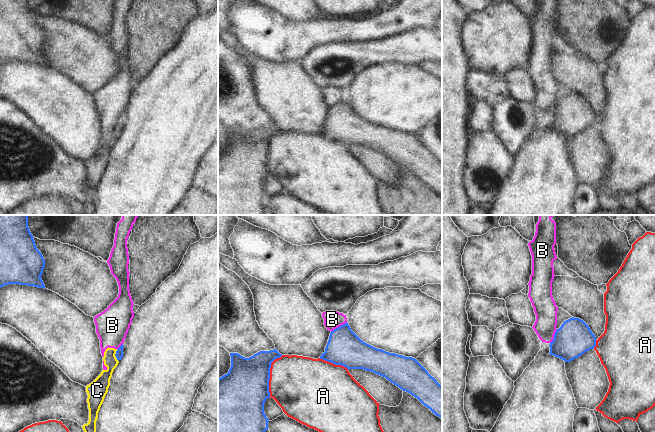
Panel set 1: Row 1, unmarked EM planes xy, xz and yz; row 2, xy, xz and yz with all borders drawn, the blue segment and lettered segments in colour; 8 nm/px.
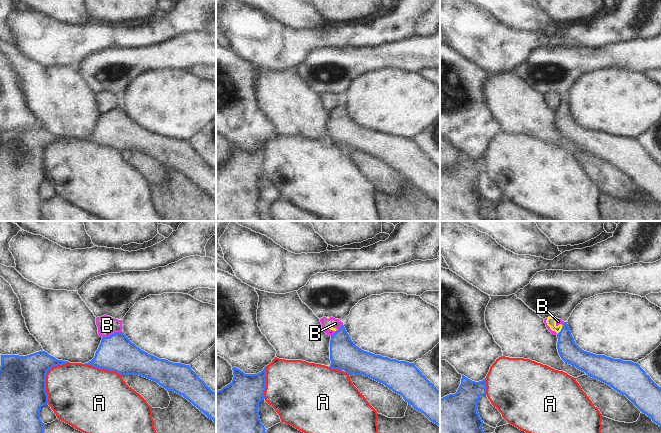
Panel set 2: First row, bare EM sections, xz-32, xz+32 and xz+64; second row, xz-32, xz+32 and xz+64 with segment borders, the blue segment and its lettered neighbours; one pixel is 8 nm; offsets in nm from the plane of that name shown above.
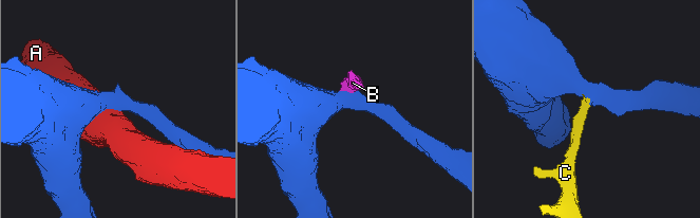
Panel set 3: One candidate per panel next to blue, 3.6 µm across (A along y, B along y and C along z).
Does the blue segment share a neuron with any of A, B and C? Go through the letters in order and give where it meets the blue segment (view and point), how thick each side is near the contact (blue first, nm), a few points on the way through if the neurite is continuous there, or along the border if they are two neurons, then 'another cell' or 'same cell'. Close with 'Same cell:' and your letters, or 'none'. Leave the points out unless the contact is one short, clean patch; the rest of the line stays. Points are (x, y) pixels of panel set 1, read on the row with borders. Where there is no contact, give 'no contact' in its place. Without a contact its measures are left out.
A: xz (269, 374) | 380/460 nm | another cell
B: xz (338, 327) | 280/140 nm | along xz (346, 321), (331, 331) | another cell
C: xy (115, 355) | 60/120 nm | along xy (116, 349), (115, 356), (118, 361) | another cell
Same cell: none

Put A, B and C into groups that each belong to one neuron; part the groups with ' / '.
A / B C

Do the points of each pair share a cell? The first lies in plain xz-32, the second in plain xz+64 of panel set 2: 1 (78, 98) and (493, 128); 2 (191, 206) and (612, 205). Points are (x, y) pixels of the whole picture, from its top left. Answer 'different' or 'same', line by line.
1: different
2: same

